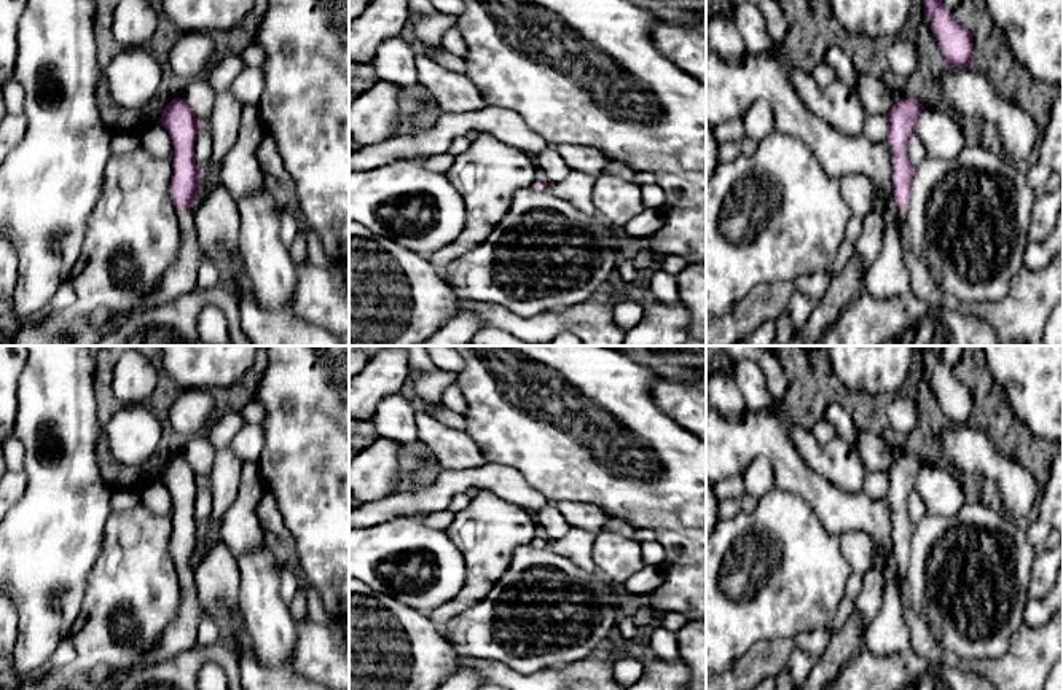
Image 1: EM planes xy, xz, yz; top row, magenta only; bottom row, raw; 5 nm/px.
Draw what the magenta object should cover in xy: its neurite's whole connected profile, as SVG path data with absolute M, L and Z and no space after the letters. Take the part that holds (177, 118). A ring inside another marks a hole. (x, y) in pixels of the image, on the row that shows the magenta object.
M177 97L164 107L159 124L169 132L175 150L171 196L178 209L180 245L174 265L164 272L155 293L145 304L132 308L126 317L120 317L120 323L198 287L202 253L191 207L199 188L201 169L194 164L194 140L201 123L191 108Z

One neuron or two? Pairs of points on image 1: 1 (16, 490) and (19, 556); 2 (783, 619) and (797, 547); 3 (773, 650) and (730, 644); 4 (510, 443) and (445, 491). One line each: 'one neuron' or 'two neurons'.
1: two neurons
2: one neuron
3: two neurons
4: two neurons

